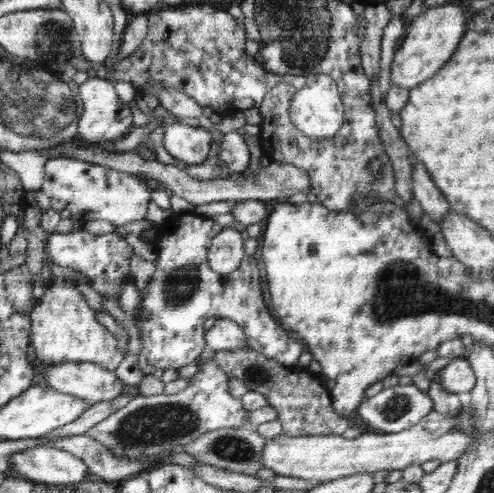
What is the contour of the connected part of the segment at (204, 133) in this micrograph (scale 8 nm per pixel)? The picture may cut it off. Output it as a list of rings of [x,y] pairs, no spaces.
[[[178,120],[168,123],[165,128],[163,146],[168,154],[184,164],[202,164],[210,154],[211,138],[205,122]]]

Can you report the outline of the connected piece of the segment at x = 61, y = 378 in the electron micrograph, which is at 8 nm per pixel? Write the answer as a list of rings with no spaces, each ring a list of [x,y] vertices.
[[[32,356],[33,366],[38,368],[39,373],[45,373],[49,387],[57,392],[74,395],[84,399],[89,405],[97,402],[109,401],[116,398],[120,393],[128,390],[128,386],[124,385],[115,371],[108,371],[98,364],[92,362],[62,362],[57,367],[43,367],[41,361]]]

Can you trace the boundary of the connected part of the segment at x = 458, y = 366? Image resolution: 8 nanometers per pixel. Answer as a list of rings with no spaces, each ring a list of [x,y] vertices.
[[[466,357],[452,359],[436,378],[439,378],[442,388],[451,393],[471,392],[477,382]]]

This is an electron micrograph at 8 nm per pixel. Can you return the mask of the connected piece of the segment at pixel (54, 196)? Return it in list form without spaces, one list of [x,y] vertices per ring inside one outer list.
[[[64,157],[49,158],[44,166],[44,176],[45,179],[40,189],[50,198],[51,207],[59,212],[68,208],[71,218],[75,218],[80,226],[92,220],[108,220],[116,227],[128,225],[135,220],[142,220],[146,216],[151,200],[152,188],[149,187],[153,185],[147,185],[144,180],[140,180],[140,176],[120,172],[92,162]]]

